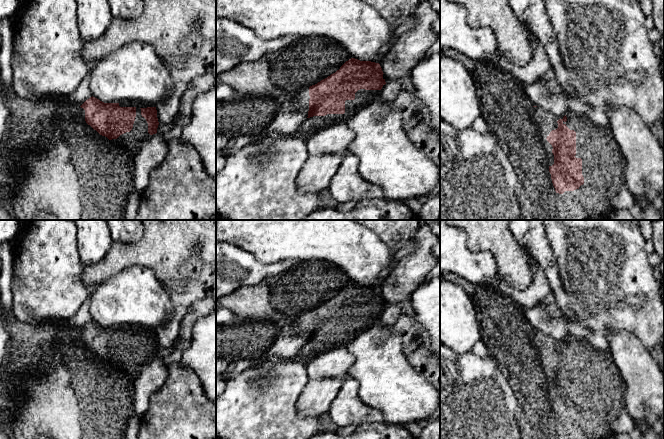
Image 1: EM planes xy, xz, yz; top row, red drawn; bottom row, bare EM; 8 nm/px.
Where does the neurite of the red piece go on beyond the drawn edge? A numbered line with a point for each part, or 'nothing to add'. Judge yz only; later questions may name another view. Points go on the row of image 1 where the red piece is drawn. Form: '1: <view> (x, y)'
1: yz (546, 122)
2: yz (603, 164)

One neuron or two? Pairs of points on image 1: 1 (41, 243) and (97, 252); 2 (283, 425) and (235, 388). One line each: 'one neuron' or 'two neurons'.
1: two neurons
2: one neuron

